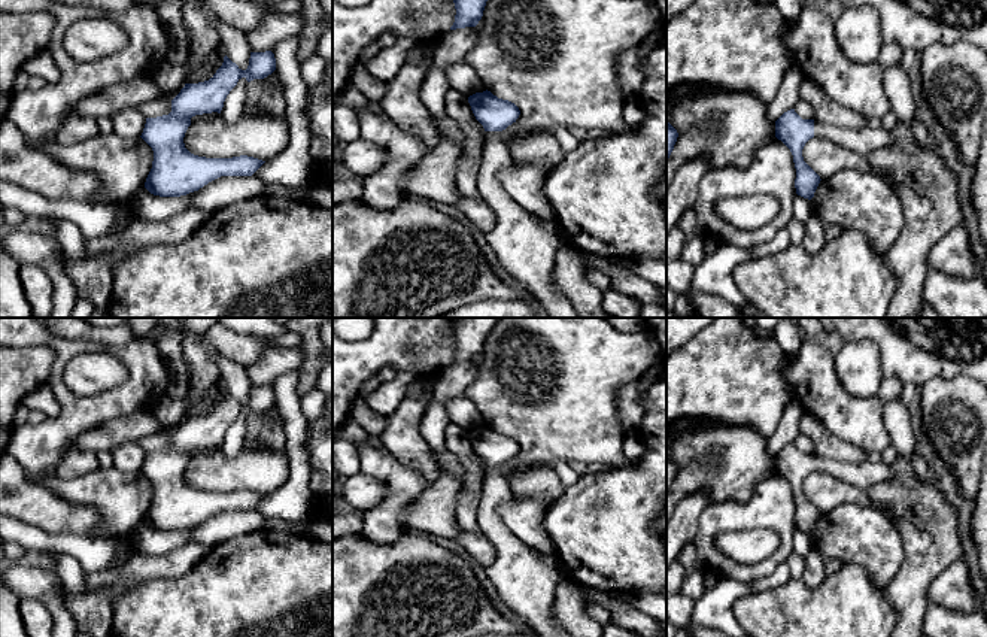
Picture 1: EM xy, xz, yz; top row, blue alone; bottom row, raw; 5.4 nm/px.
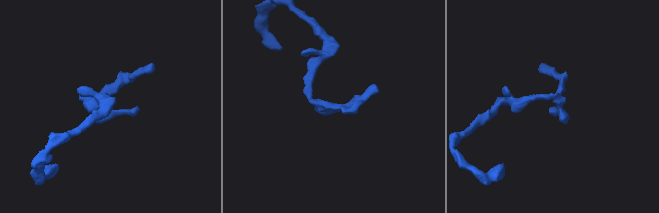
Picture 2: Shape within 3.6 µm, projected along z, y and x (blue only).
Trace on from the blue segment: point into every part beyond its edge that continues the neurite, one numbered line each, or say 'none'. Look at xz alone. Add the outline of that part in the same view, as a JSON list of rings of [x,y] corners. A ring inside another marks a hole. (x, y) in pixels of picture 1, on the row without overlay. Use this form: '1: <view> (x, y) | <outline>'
1: xz (525, 579) | [[[485,465],[477,524],[496,552],[491,565],[486,567],[486,574],[507,607],[526,624],[528,630],[537,633],[538,637],[571,637],[553,616],[555,589],[567,577],[565,571],[558,555],[544,555],[529,547],[504,525],[498,509],[511,497],[501,465]]]

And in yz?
1: yz (862, 475) | [[[814,454],[814,471],[824,471],[835,479],[844,480],[862,489],[890,480],[893,477],[892,468],[881,461],[869,458],[863,462],[844,462],[839,459],[829,459]]]

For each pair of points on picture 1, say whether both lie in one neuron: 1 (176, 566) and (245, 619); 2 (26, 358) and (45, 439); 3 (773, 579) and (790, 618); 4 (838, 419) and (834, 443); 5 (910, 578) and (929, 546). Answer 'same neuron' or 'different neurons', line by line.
1: different neurons
2: different neurons
3: different neurons
4: different neurons
5: same neuron

